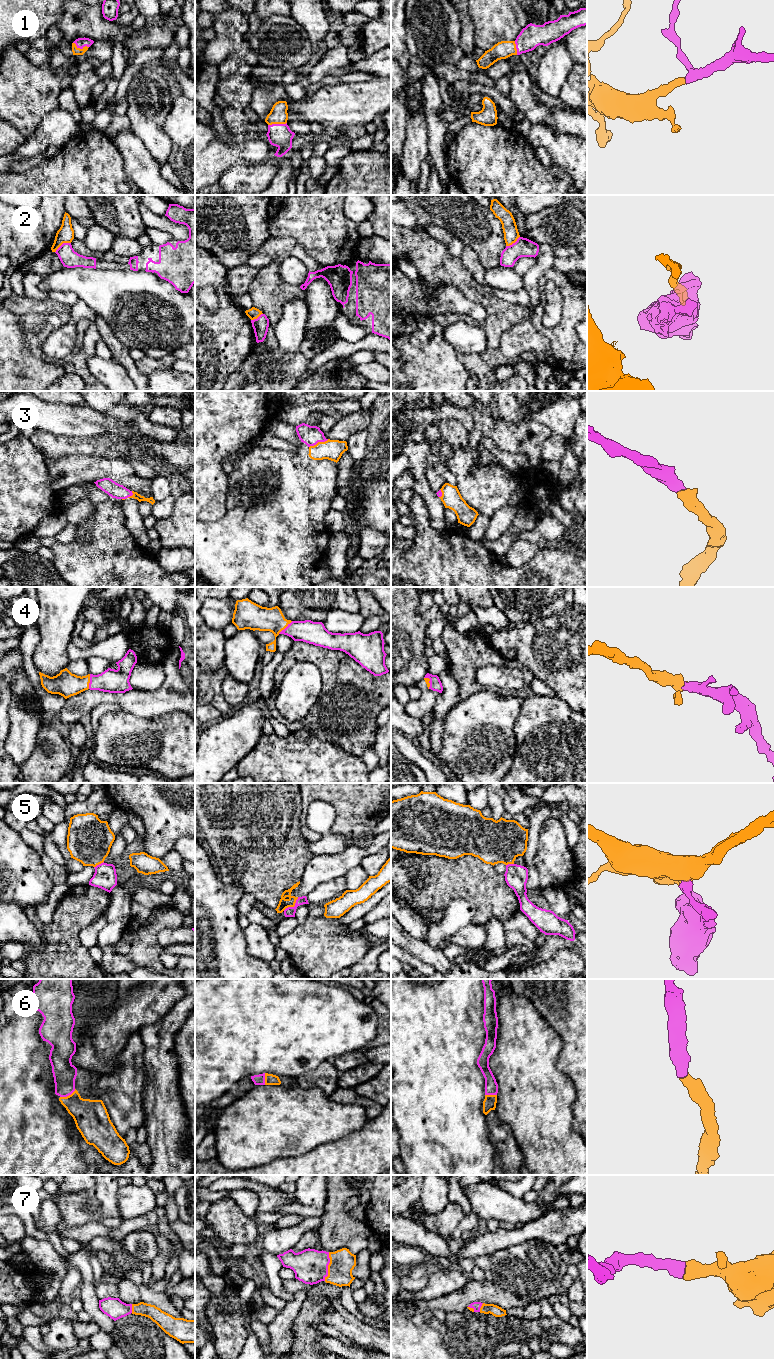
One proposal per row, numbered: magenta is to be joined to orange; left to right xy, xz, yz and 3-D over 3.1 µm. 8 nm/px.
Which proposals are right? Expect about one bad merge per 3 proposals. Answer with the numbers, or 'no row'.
1, 3, 4, 6, 7

